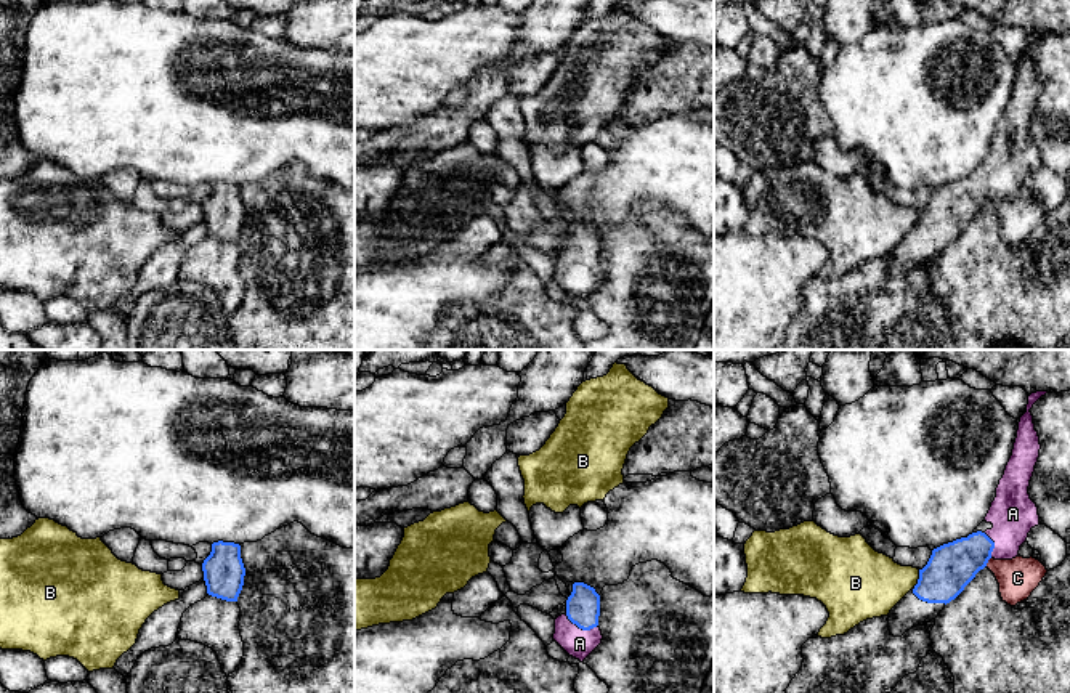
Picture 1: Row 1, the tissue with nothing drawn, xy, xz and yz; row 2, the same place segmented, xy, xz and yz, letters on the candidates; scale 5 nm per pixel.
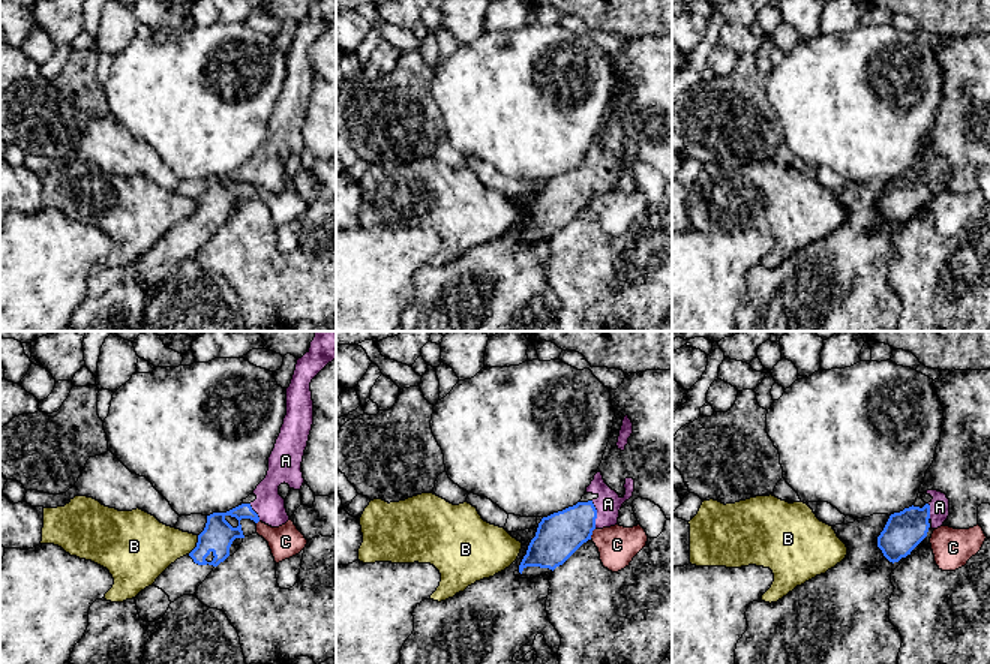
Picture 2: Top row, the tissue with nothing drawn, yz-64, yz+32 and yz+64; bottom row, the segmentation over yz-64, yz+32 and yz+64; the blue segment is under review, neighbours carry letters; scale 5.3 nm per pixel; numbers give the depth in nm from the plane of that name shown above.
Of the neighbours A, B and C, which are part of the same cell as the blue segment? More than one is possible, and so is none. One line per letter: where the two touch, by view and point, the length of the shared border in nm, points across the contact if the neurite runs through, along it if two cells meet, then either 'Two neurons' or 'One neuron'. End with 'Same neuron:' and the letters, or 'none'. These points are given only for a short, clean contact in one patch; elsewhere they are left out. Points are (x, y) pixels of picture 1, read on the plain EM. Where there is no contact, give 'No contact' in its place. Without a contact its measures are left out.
A: Touches blue at xz (581, 268). Shared border 180 nm. Path across: xz (583, 247), (581, 268), (579, 284). One neuron
B: Touches blue at yz (920, 218). Shared border 90 nm. Boundary: yz (920, 210), (920, 218), (913, 226). Two neurons
C: Touches blue at yz (987, 202). Shared border 50 nm. Boundary: yz (990, 198), (985, 206). Two neurons
Same neuron: A

